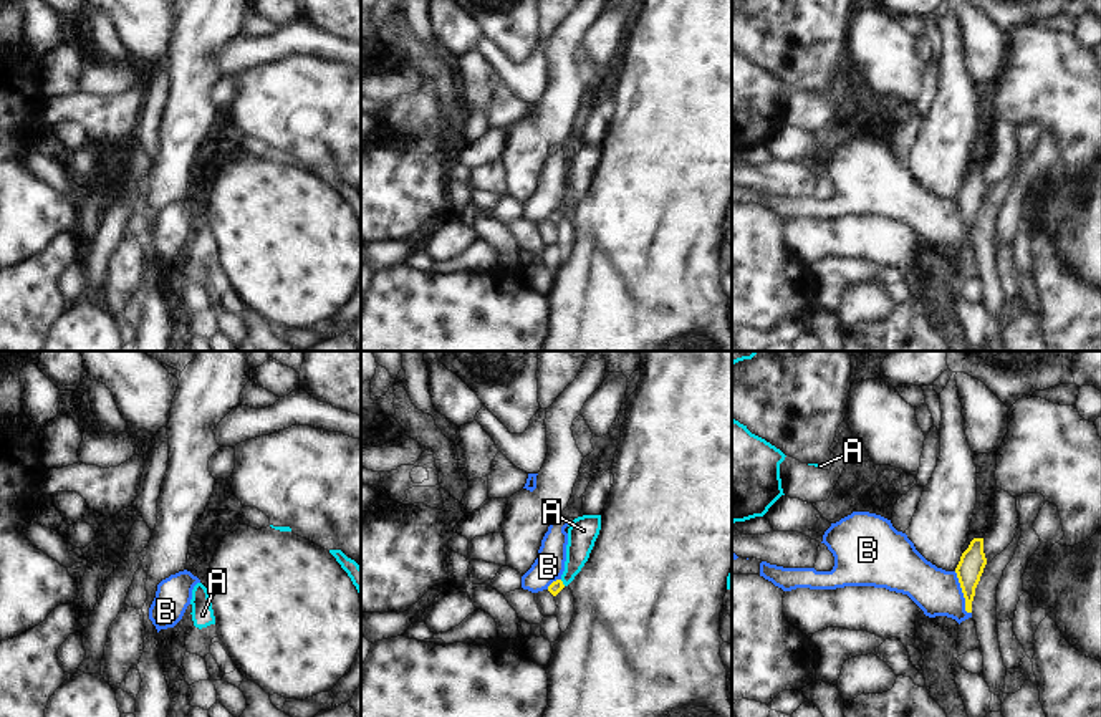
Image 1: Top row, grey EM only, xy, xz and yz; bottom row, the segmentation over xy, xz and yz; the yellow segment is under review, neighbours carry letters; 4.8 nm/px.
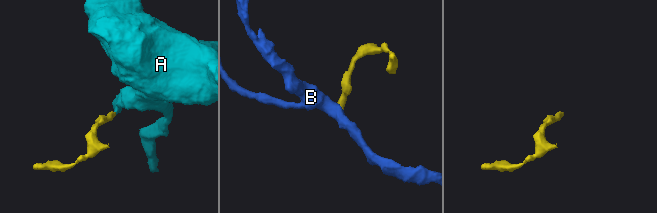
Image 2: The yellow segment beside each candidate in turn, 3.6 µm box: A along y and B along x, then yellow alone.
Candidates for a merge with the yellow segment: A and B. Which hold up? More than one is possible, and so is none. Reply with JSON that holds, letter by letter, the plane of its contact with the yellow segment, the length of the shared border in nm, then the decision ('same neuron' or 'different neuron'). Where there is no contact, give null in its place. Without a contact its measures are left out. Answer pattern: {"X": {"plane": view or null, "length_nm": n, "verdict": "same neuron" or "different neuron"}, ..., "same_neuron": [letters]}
{"A": {"plane": "xz", "length_nm": 40, "verdict": "different neuron"}, "B": {"plane": "yz", "length_nm": 220, "verdict": "different neuron"}, "same_neuron": []}

